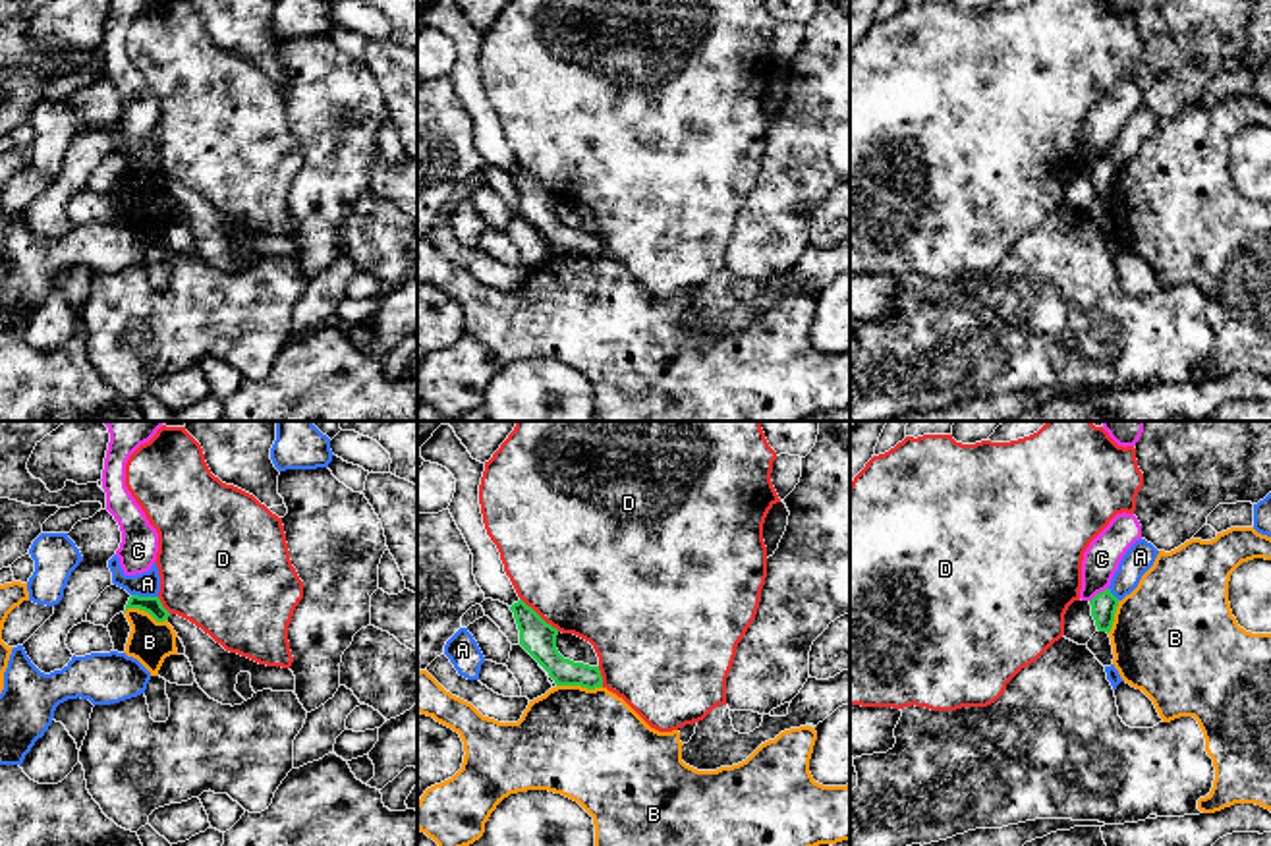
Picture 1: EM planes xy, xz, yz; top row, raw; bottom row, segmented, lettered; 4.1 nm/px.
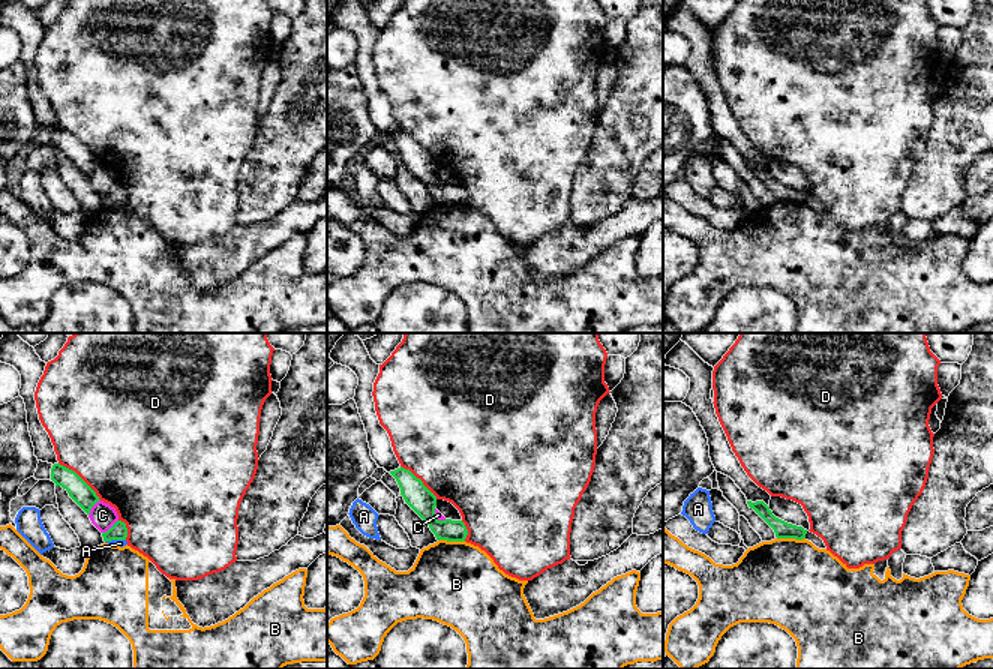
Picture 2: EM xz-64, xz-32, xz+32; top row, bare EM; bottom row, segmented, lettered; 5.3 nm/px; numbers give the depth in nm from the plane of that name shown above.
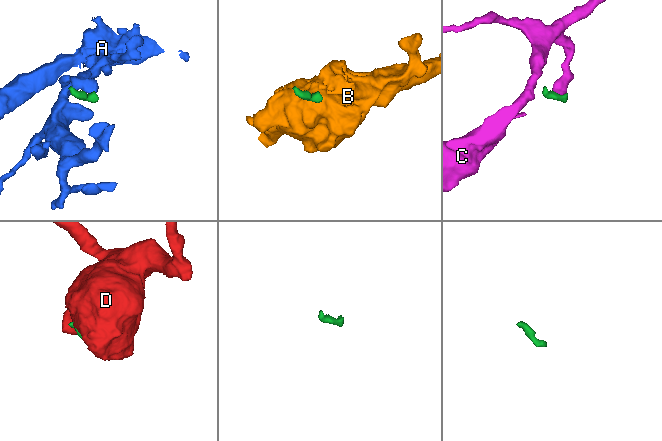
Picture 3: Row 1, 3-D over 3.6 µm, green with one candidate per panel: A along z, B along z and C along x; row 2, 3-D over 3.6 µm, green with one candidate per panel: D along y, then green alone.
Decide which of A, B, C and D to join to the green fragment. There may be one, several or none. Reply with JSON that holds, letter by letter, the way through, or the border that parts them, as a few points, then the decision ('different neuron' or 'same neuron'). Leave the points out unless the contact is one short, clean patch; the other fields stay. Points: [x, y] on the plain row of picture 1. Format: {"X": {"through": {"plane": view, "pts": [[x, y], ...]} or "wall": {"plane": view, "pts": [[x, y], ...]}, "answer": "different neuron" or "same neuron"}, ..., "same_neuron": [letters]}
{"A": {"wall": {"plane": "xy", "pts": [[132, 161], [157, 165]]}, "answer": "different neuron"}, "B": {"wall": {"plane": "xz", "pts": [[557, 252], [601, 255]]}, "answer": "different neuron"}, "C": {"wall": {"plane": "yz", "pts": [[1107, 155], [1090, 169]]}, "answer": "different neuron"}, "D": {"answer": "different neuron"}, "same_neuron": []}

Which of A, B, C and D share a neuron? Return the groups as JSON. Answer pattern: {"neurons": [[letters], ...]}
{"neurons": [["A"], ["B"], ["C"], ["D"]]}

